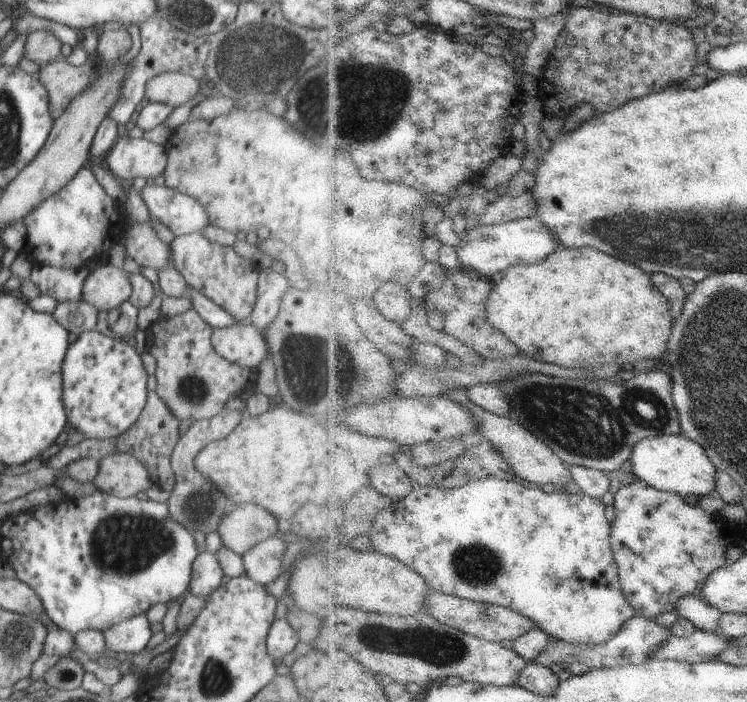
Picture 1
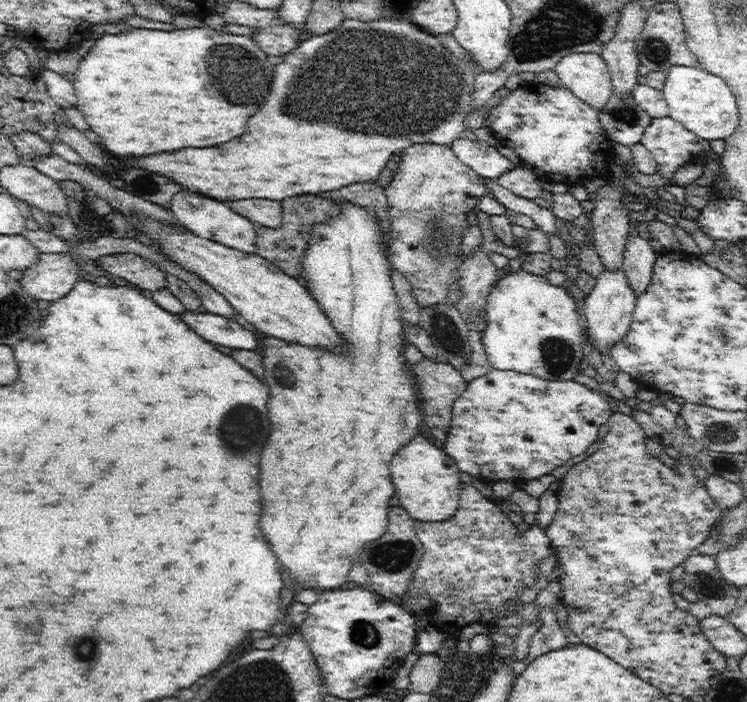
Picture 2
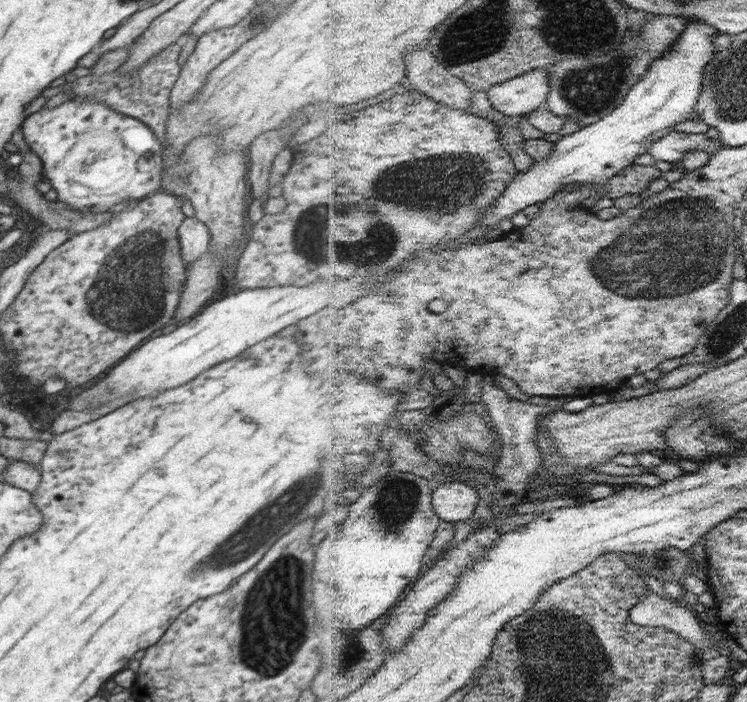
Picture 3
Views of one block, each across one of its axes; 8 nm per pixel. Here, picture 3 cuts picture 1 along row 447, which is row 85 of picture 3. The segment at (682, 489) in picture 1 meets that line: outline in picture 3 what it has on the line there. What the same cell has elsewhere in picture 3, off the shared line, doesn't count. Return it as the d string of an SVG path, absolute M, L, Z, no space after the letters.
M690 21L686 32L676 42L675 50L650 66L644 80L634 86L622 106L600 122L582 126L575 133L562 137L556 142L552 155L518 174L494 203L494 211L490 209L490 214L482 217L480 231L498 229L502 220L512 219L532 204L547 202L572 182L606 185L608 179L632 166L640 154L650 152L654 143L674 132L680 122L692 119L697 114L698 101L702 97L706 65L718 52L718 33L722 33L722 30L708 22Z

